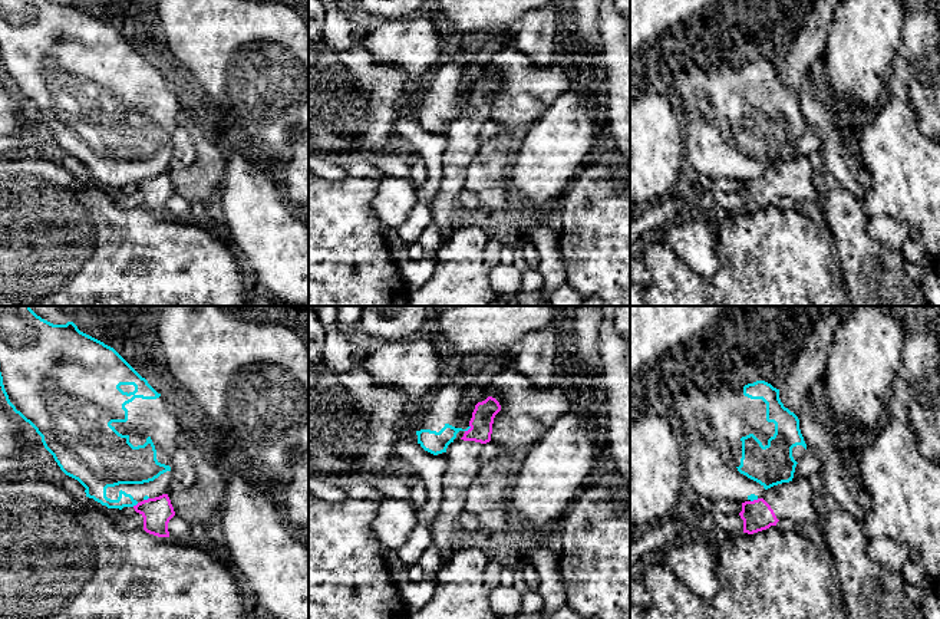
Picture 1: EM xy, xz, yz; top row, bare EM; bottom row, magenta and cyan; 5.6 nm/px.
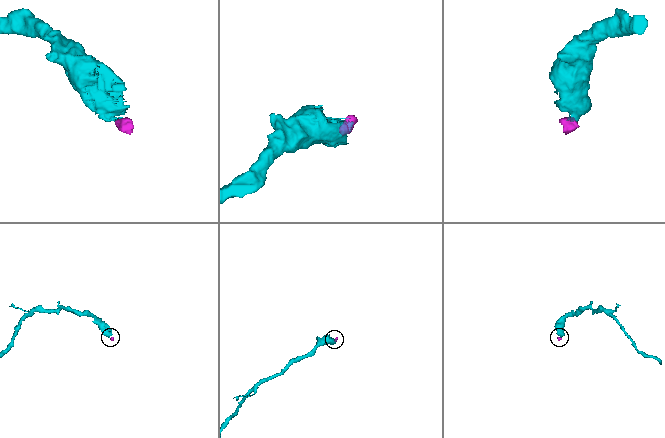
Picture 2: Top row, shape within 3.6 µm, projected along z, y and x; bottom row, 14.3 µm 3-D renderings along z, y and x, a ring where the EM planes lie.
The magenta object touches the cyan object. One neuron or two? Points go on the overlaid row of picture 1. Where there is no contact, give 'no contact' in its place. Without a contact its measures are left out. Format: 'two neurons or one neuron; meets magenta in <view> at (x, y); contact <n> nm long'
two neurons; meets magenta in xz at (470, 428); contact 50 nm long

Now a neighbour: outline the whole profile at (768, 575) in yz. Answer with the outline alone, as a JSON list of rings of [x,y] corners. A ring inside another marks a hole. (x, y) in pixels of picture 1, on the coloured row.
[[[775,526],[748,534],[728,536],[715,544],[718,592],[713,597],[700,597],[686,587],[664,563],[639,569],[639,579],[650,595],[649,608],[641,608],[643,619],[848,619],[841,592],[829,562],[804,536],[796,531],[781,533]]]

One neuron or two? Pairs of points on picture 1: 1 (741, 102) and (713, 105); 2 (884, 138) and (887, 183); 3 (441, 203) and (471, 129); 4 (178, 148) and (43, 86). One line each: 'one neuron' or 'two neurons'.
1: two neurons
2: one neuron
3: one neuron
4: two neurons

